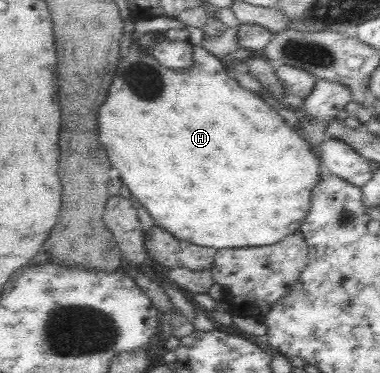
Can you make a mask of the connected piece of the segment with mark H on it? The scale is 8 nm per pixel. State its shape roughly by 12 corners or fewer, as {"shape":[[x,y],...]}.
{"shape":[[135,21],[98,108],[113,174],[178,240],[294,234],[322,164],[201,45]]}

